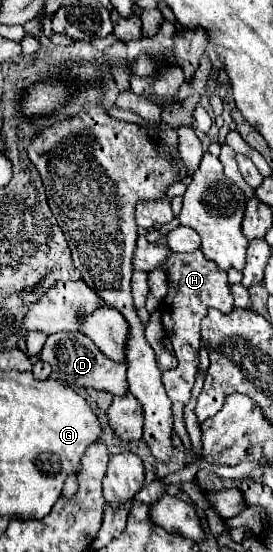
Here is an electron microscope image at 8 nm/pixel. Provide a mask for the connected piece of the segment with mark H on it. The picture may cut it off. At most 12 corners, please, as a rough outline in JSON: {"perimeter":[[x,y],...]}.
{"perimeter":[[200,250],[160,264],[160,314],[178,368],[162,374],[172,402],[188,402],[200,320],[234,308],[228,276]]}

